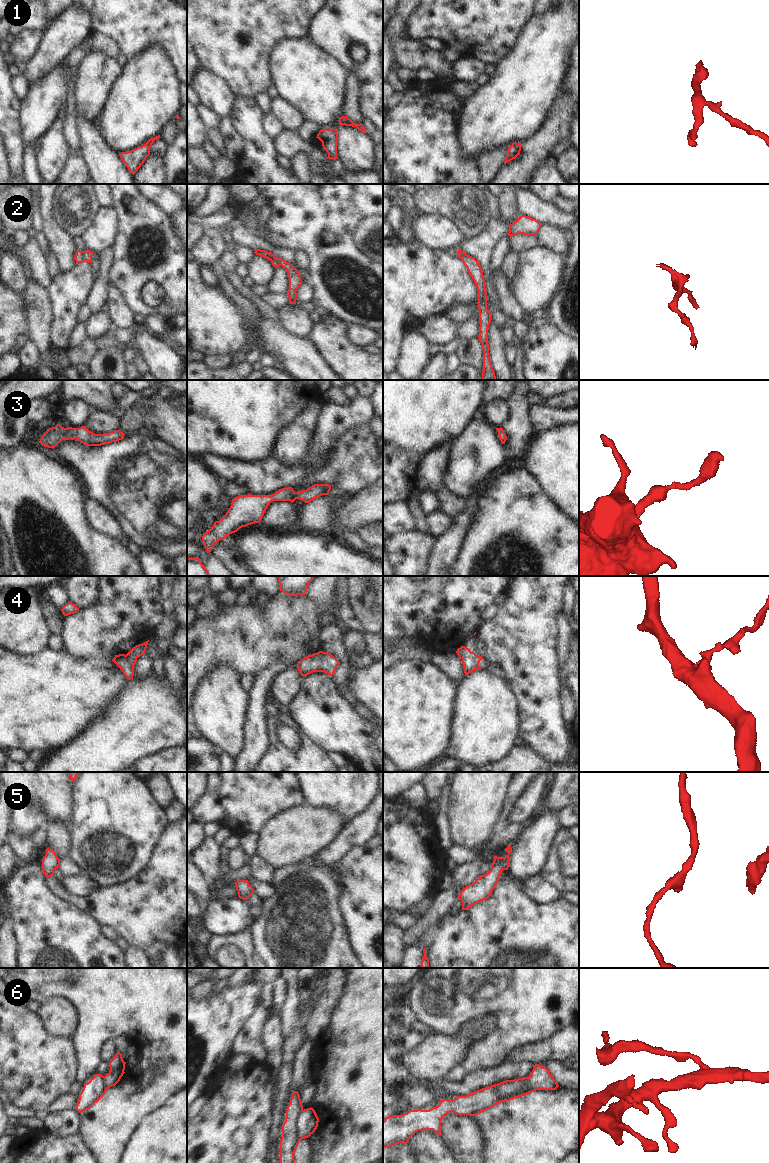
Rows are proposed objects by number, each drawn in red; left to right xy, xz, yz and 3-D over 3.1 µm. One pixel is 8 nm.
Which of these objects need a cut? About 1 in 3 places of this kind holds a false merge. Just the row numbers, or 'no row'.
2, 6

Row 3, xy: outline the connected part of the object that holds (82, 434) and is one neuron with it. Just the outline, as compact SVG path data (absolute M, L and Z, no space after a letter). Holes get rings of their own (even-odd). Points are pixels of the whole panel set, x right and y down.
M60 424L49 428L41 437L39 443L48 448L55 448L63 439L78 440L87 446L101 446L110 444L124 439L124 433L120 430L115 430L106 434L95 434L89 431L86 426L79 428L67 427L64 428Z

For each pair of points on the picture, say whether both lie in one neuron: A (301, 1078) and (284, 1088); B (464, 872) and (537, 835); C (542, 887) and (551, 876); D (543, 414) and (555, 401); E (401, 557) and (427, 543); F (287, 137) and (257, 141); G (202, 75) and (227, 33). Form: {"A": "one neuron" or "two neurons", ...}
{"A": "two neurons", "B": "two neurons", "C": "two neurons", "D": "two neurons", "E": "one neuron", "F": "two neurons", "G": "two neurons"}

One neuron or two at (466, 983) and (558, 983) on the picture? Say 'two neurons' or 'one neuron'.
one neuron

